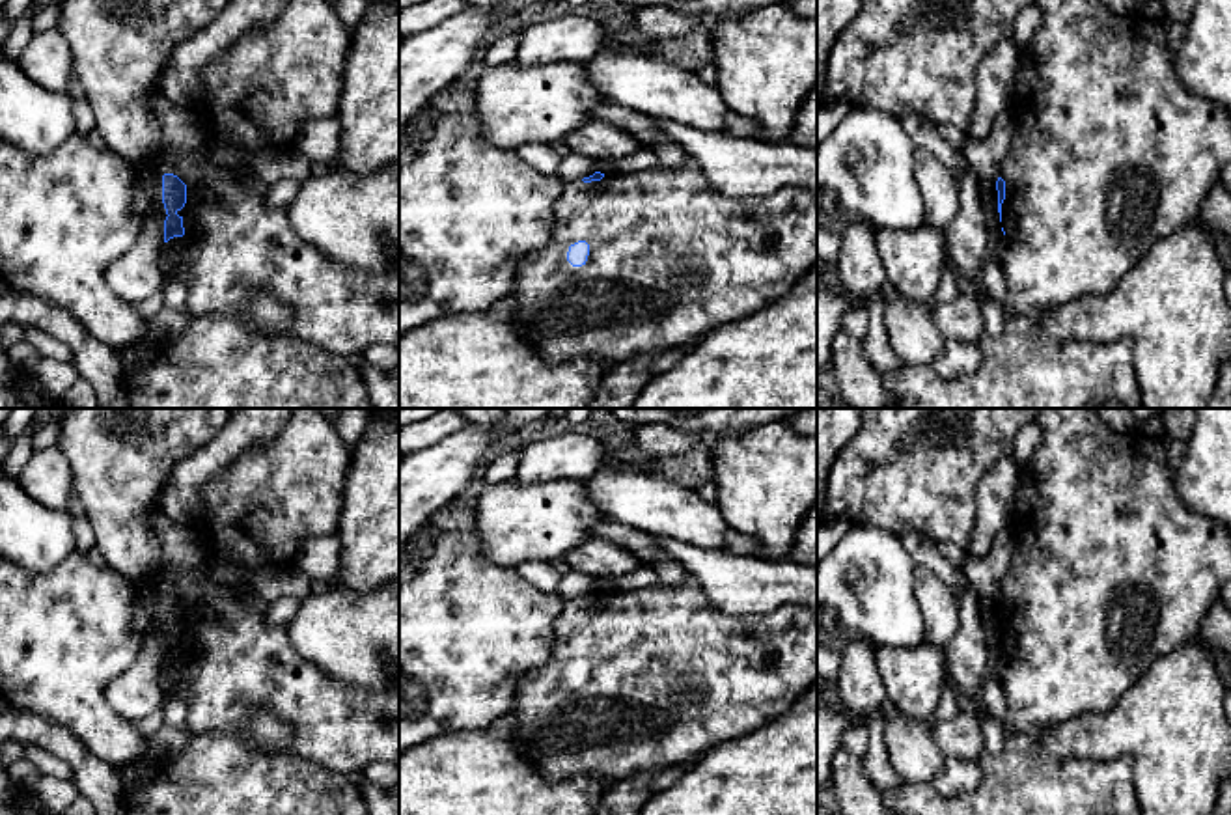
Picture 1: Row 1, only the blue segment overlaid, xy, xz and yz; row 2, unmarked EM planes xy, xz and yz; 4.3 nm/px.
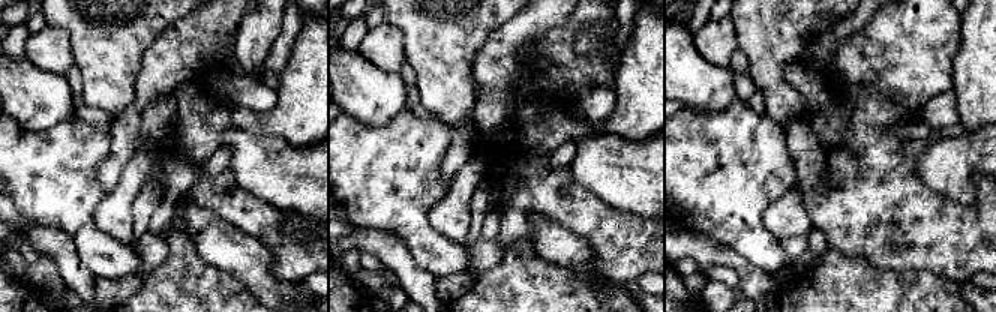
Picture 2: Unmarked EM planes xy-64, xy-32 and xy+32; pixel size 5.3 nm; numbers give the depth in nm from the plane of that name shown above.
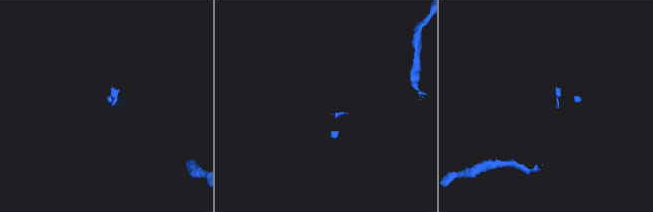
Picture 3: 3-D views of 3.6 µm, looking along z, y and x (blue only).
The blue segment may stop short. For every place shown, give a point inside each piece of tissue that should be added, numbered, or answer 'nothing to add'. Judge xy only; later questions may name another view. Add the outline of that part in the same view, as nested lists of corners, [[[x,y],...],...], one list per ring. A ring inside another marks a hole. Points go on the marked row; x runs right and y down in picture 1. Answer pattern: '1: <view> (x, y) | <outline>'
1: xy (260, 94) | [[[289,0],[282,15],[269,26],[242,35],[237,45],[209,63],[203,71],[207,99],[190,108],[207,123],[207,144],[188,155],[164,155],[160,149],[136,164],[136,186],[142,188],[151,209],[166,220],[162,203],[162,175],[173,173],[187,185],[187,203],[177,214],[183,218],[190,244],[170,269],[170,278],[187,282],[187,306],[192,317],[233,317],[248,330],[267,336],[304,339],[338,356],[360,360],[377,343],[399,349],[399,259],[371,270],[345,265],[302,239],[289,224],[287,209],[267,203],[267,188],[242,173],[244,157],[263,147],[295,149],[297,134],[311,119],[332,117],[339,106],[343,69],[351,52],[351,34],[343,26],[330,0]],[[256,295],[270,295],[291,310],[287,326],[272,334],[252,321],[250,302]]]

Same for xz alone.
1: xz (670, 258) | [[[690,157],[679,168],[657,164],[632,173],[604,173],[601,181],[565,183],[552,213],[550,241],[520,261],[511,293],[526,339],[550,362],[597,358],[614,366],[645,352],[694,345],[711,328],[781,298],[817,265],[817,201],[808,190],[781,186],[768,196],[731,198],[718,192]],[[578,241],[589,244],[589,256],[582,267],[573,267],[567,252]]]

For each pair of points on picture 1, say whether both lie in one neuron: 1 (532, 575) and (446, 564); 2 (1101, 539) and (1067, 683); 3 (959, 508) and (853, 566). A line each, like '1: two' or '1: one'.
1: two
2: one
3: two

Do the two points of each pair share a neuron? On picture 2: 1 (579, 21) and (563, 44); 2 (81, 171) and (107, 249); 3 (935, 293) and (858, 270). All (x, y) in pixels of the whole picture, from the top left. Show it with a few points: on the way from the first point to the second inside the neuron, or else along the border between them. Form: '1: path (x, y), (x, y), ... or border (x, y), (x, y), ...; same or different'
1: path (573, 27), (564, 38); same
2: path (81, 191), (81, 224), (87, 230); same
3: path (915, 293), (881, 293), (878, 290); same

